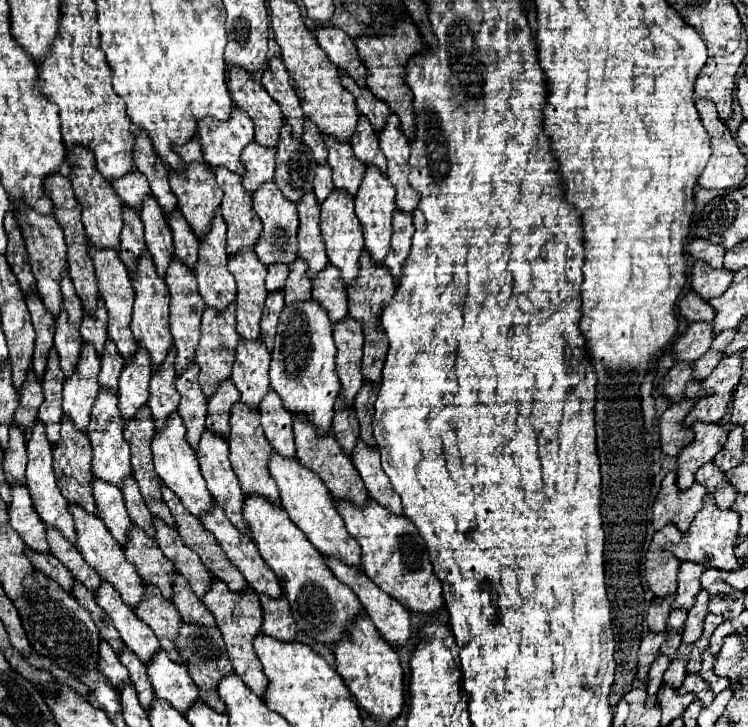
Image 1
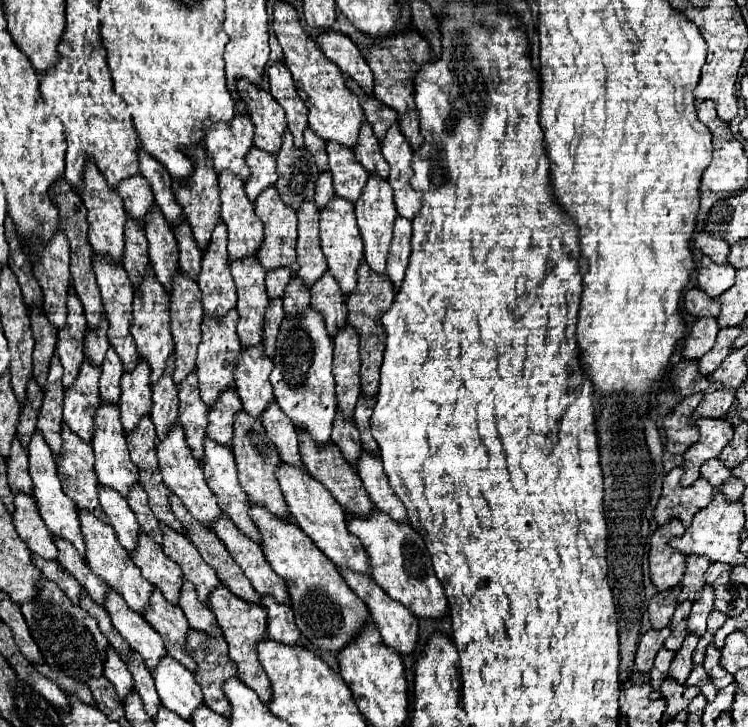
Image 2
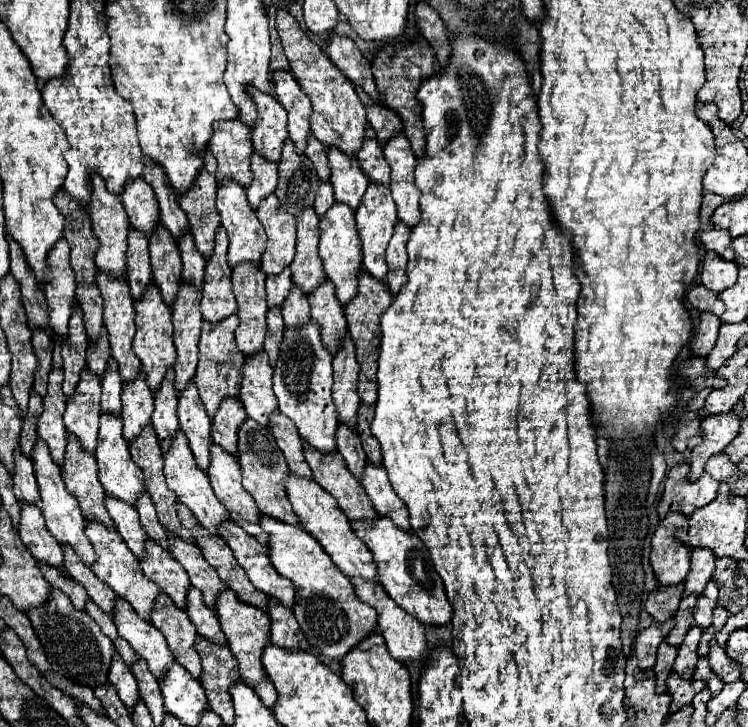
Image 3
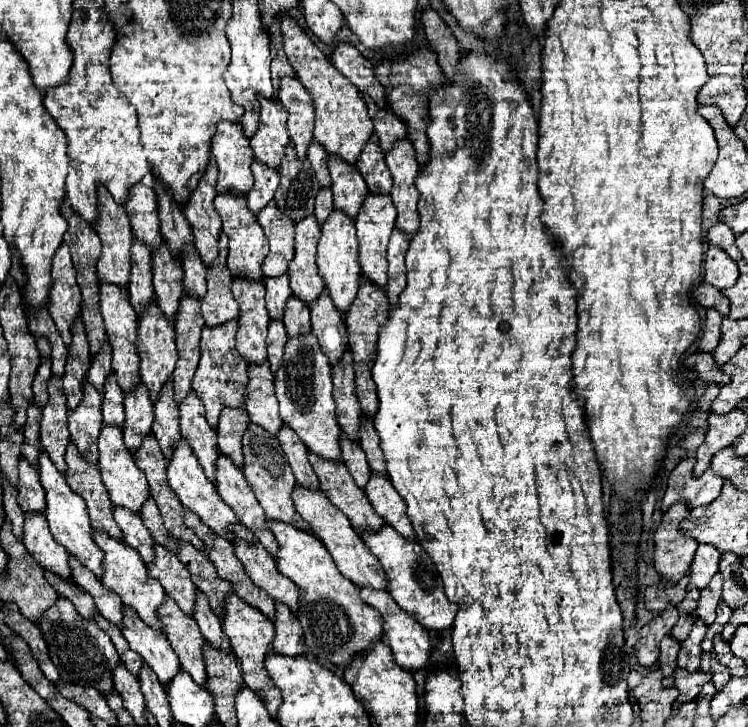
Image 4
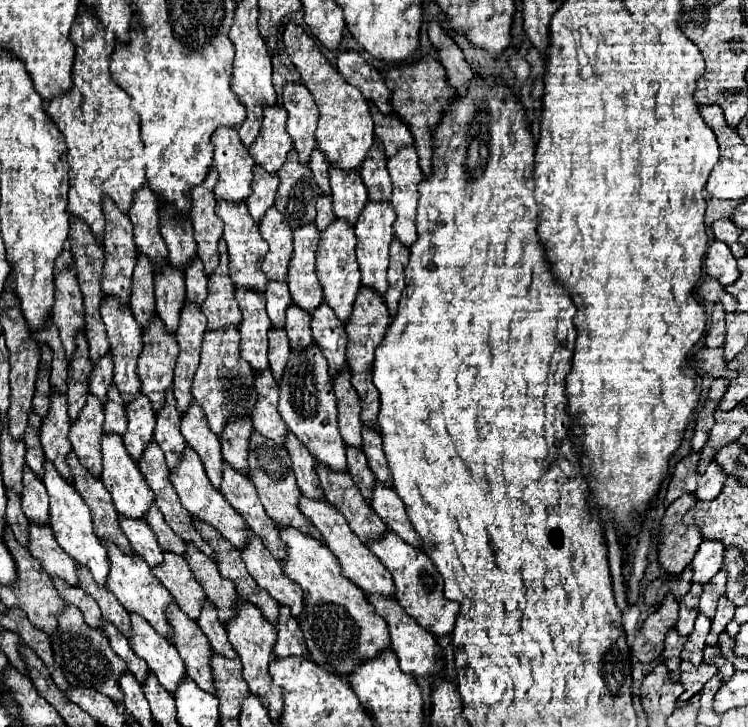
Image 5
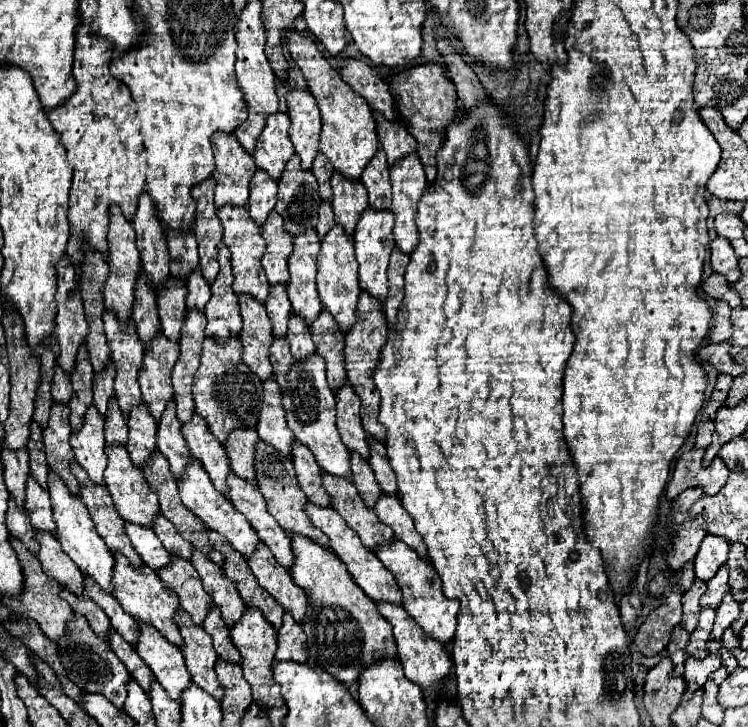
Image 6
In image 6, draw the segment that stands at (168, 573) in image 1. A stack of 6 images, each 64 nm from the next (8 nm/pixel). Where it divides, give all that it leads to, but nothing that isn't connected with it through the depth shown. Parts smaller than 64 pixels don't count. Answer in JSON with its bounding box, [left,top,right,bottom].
[158,558,214,624]

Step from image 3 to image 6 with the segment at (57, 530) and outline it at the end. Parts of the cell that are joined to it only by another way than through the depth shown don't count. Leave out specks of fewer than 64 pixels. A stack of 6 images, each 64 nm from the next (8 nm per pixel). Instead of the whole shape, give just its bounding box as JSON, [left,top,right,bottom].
[48,474,114,594]

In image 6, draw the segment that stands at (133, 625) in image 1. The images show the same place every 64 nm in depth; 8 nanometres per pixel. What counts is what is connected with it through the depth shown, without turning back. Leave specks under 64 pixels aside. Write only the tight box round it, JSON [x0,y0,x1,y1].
[134,624,192,702]

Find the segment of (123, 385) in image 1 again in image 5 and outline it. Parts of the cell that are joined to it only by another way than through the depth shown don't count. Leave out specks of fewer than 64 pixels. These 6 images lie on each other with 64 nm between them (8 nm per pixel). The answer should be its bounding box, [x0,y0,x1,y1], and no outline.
[124,394,156,462]

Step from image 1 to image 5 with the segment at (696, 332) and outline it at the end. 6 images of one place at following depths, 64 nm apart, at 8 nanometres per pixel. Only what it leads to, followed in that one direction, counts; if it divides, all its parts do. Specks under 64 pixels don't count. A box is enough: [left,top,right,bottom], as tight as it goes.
[706,308,726,348]

